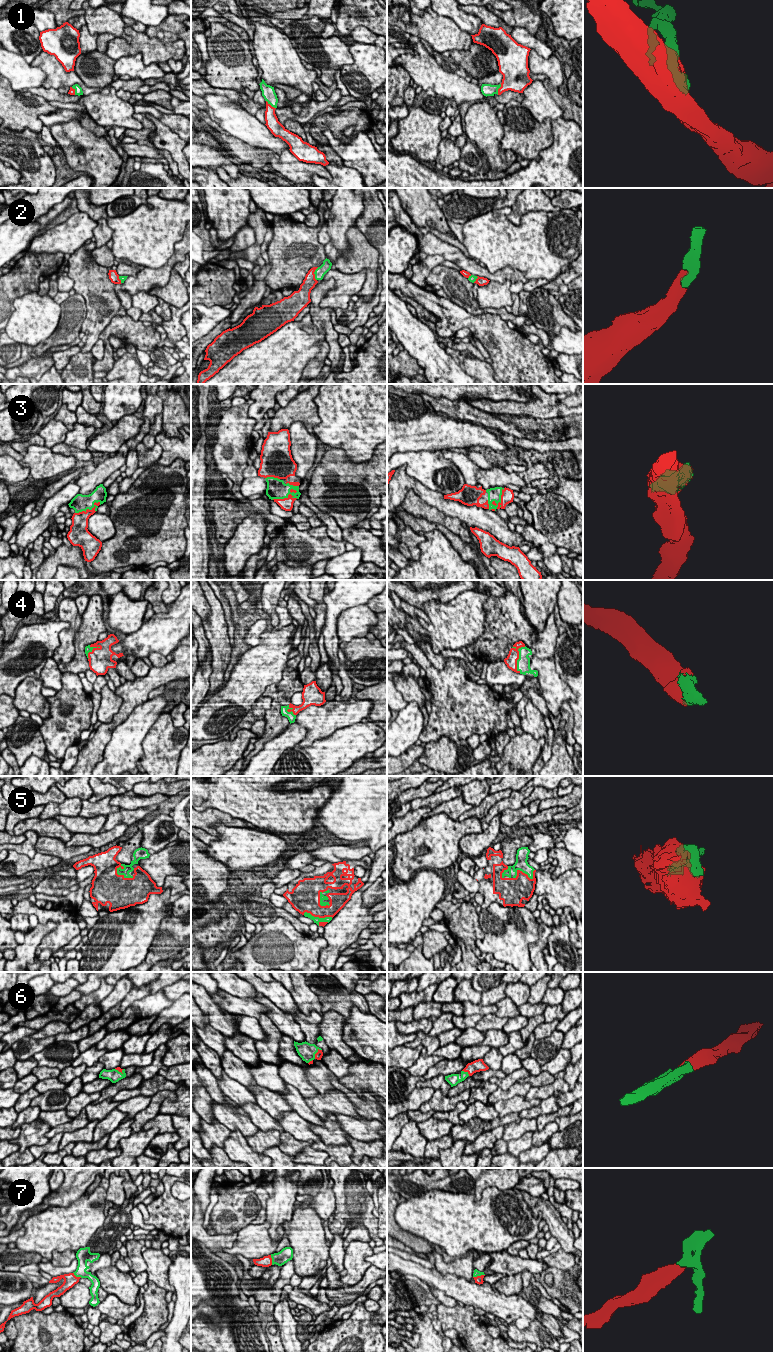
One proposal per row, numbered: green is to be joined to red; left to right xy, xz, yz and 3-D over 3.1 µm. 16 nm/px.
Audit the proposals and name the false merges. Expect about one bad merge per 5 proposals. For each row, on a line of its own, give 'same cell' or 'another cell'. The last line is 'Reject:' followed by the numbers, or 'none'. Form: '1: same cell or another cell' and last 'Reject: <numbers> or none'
1: same cell
2: same cell
3: same cell
4: same cell
5: same cell
6: same cell
7: same cell
Reject: none

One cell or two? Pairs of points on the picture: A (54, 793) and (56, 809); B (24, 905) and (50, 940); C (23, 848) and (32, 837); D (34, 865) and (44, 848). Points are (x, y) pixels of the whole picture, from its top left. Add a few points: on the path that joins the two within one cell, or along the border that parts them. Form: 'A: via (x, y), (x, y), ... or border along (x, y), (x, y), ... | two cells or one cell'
A: border along (67, 798), (61, 802), (48, 802), (45, 805) | two cells
B: via (38, 911), (54, 915), (60, 926) | one cell
C: via (26, 845), (31, 840) | one cell
D: border along (37, 851), (43, 854), (55, 855), (62, 861) | two cells

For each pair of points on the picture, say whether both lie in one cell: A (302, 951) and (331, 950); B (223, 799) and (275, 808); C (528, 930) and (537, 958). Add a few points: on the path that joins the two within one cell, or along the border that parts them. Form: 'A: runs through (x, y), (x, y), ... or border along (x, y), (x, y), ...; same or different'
A: border along (326, 947), (320, 950), (318, 961); different
B: runs through (236, 799), (253, 799), (262, 806); same
C: border along (539, 924), (539, 938), (529, 945), (530, 961); different

